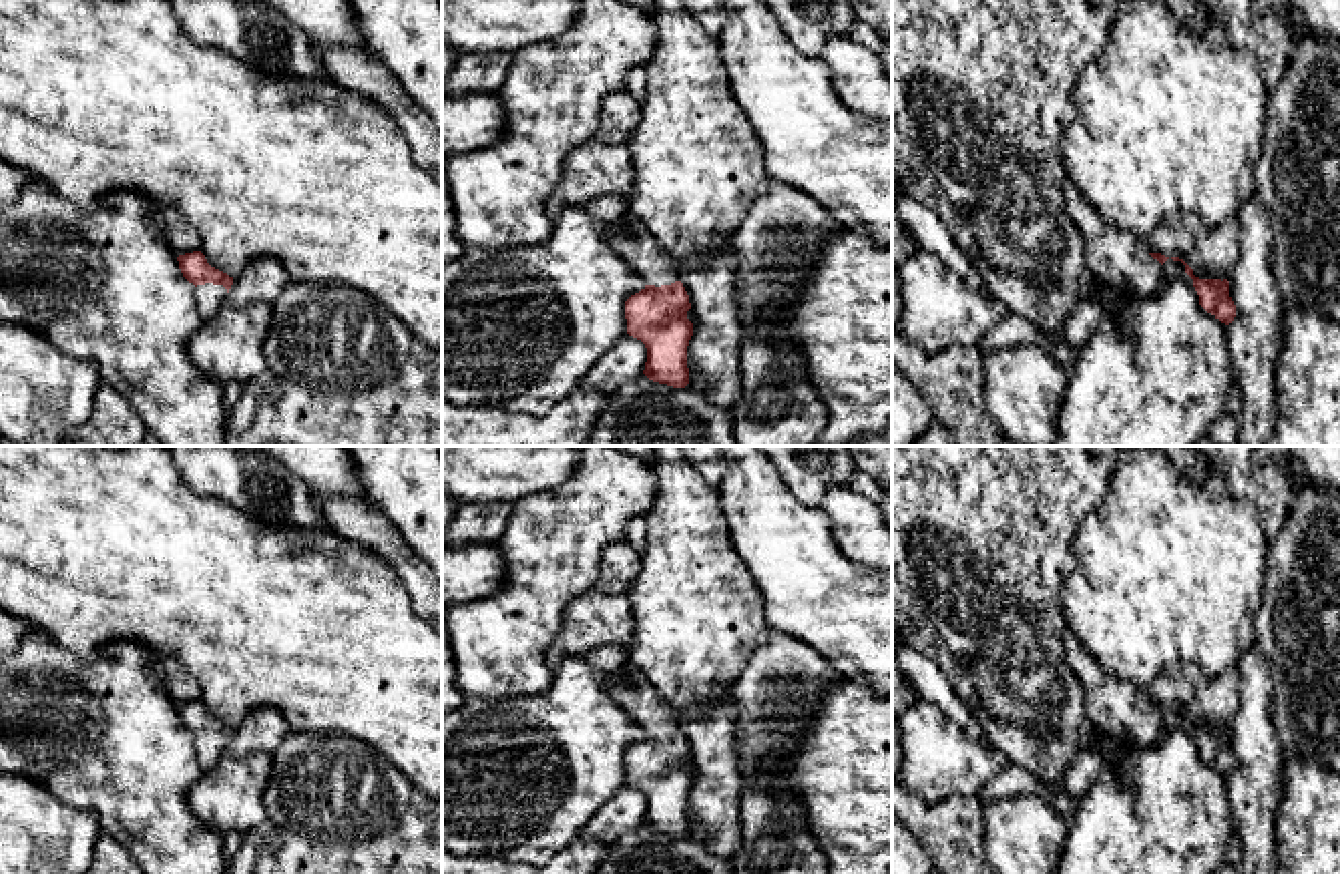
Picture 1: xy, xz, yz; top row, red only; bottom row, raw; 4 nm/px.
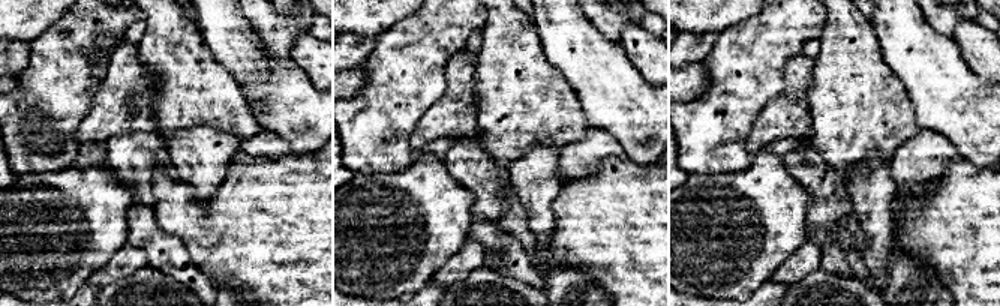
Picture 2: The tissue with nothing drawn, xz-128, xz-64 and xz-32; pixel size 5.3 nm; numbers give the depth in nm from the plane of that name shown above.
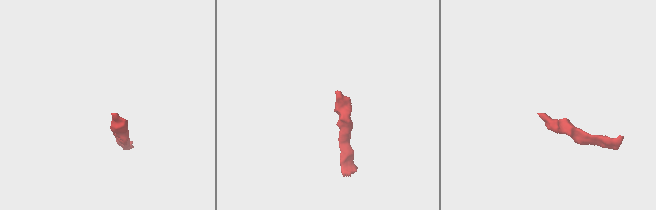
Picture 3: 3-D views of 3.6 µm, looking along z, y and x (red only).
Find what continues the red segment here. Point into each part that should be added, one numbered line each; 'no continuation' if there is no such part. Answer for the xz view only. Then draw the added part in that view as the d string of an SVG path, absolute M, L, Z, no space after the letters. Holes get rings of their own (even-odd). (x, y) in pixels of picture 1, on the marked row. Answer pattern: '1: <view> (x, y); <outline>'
1: xz (629, 238); M625 215L607 221L607 225L615 253L639 273L647 285L661 287L679 281L679 271L671 255L639 219Z

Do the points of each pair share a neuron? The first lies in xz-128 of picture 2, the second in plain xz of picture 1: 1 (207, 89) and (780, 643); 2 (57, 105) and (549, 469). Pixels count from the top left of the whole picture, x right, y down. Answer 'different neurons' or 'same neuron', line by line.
1: different neurons
2: different neurons

